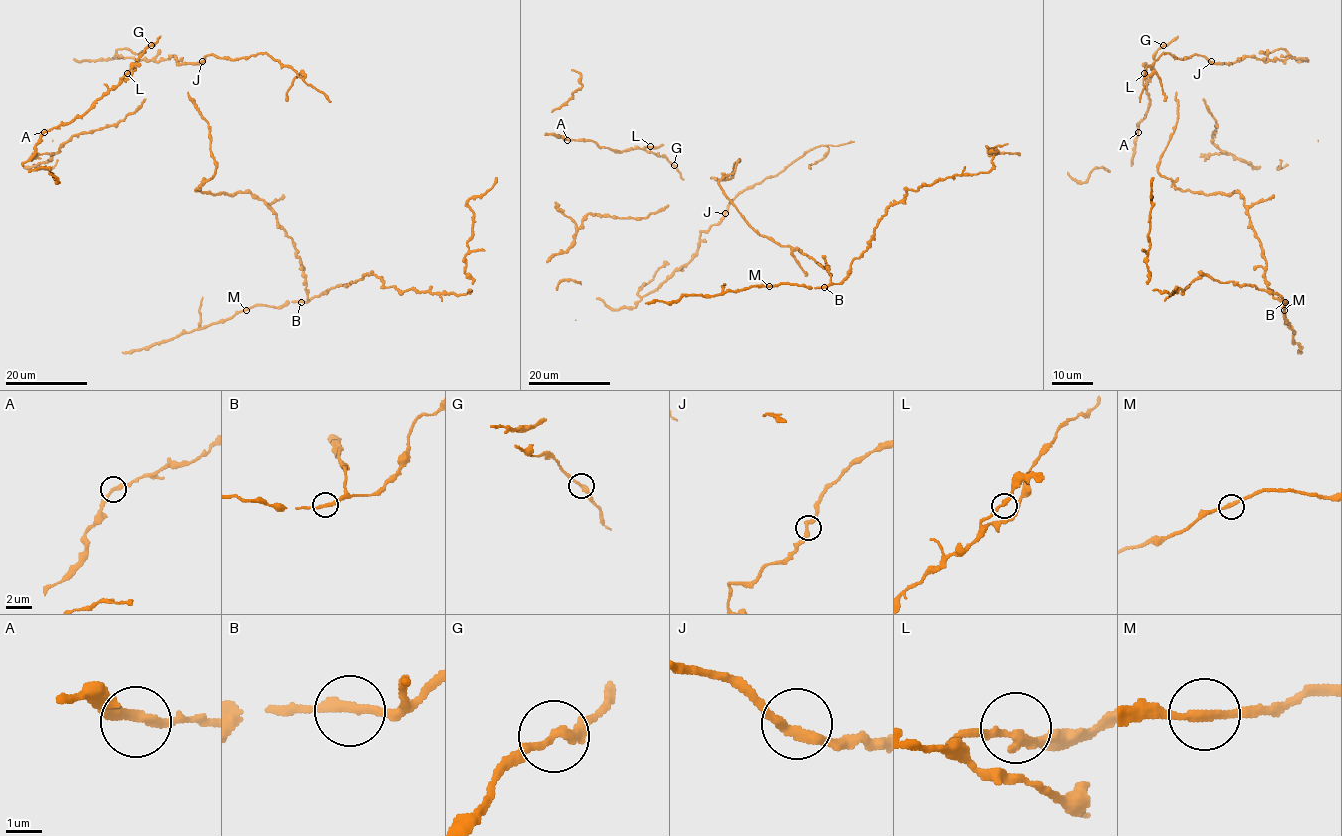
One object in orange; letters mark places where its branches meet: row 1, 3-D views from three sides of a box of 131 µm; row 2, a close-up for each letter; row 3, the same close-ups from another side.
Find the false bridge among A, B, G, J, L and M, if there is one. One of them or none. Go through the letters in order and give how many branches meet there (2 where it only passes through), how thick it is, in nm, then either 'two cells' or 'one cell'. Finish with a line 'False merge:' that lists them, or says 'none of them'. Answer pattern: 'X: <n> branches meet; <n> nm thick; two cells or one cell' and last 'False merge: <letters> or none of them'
A: 2 branches meet; 260 nm thick; one cell
B: 2 branches meet; 260 nm thick; one cell
G: 2 branches meet; 240 nm thick; one cell
J: 2 branches meet; 280 nm thick; one cell
L: 2 branches meet; 260 nm thick; one cell
M: 2 branches meet; 240 nm thick; one cell
False merge: none of them

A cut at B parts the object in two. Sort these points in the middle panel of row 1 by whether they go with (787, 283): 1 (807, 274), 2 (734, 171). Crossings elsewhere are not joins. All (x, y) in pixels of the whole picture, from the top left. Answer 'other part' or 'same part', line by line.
1: other part
2: other part

